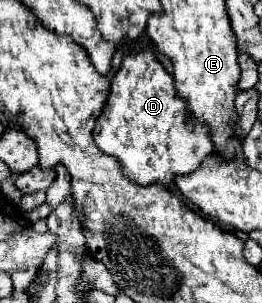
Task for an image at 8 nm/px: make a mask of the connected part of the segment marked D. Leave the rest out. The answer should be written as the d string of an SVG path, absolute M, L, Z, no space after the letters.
M150 44L130 48L110 80L110 98L94 126L98 148L124 166L124 174L140 184L170 184L174 176L194 172L214 150L208 126L194 120L178 98L172 76L158 62Z

